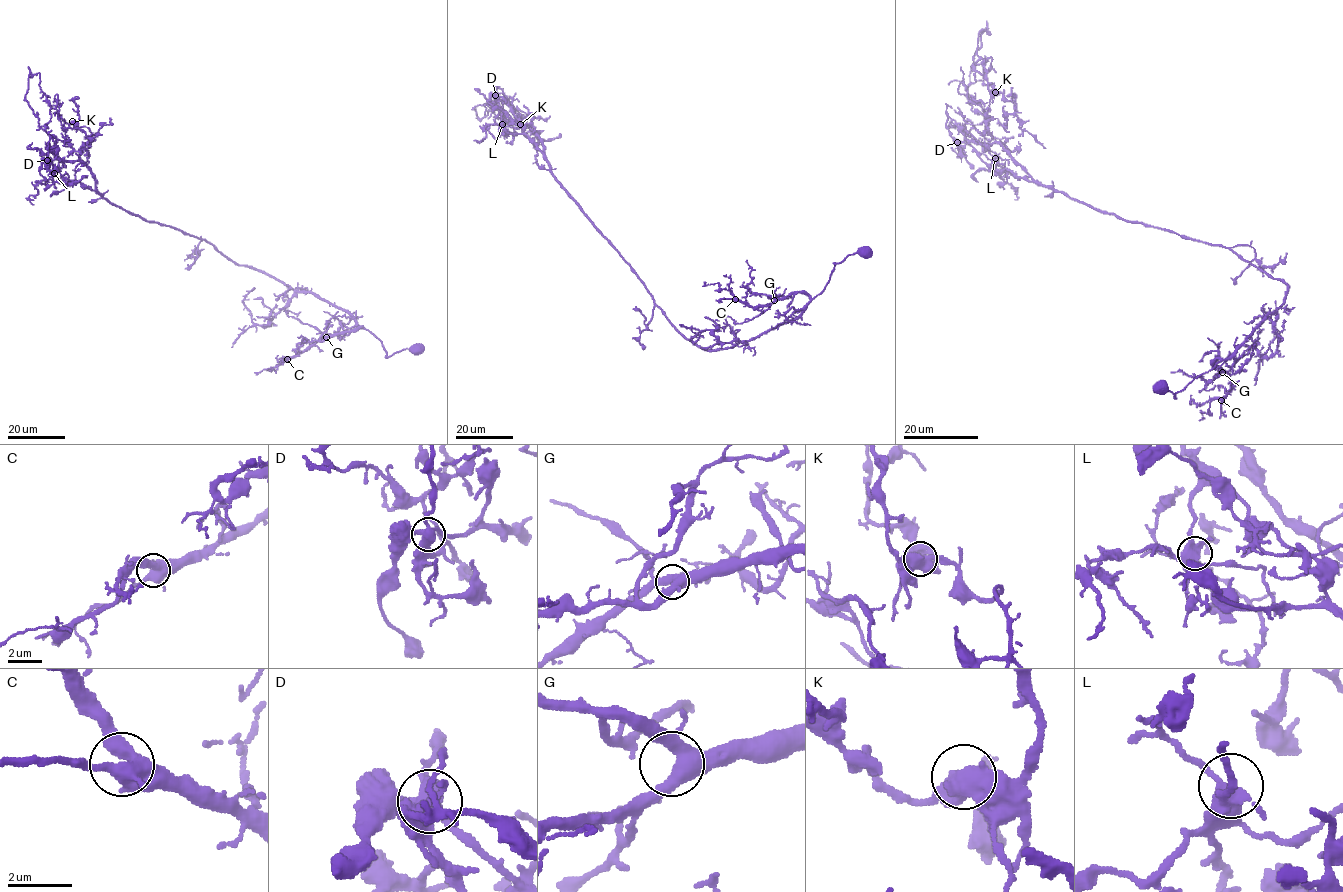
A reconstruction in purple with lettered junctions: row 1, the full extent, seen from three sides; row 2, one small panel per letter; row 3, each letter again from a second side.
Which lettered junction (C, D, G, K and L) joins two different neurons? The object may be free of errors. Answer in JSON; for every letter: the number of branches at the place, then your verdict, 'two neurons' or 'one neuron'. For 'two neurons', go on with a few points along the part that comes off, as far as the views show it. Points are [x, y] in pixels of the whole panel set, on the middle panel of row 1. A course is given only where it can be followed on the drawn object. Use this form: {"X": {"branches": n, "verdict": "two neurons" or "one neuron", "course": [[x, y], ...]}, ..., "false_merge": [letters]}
{"C": {"branches": 4, "verdict": "one neuron"}, "D": {"branches": 4, "verdict": "two neurons", "course": [[495, 95], [502, 118], [486, 103], [476, 114], [497, 109], [540, 140], [533, 163]]}, "G": {"branches": 4, "verdict": "one neuron"}, "K": {"branches": 4, "verdict": "one neuron"}, "L": {"branches": 4, "verdict": "one neuron"}, "false_merge": ["D"]}

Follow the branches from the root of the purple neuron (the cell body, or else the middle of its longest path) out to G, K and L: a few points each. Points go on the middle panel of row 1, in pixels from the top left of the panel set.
G: (864, 251), (858, 250), (839, 263), (834, 262), (829, 281), (815, 297), (793, 292), (774, 300)
K: (864, 251), (834, 262), (797, 317), (703, 349), (524, 128), (497, 100), (502, 118), (473, 108), (520, 124)
L: (864, 251), (834, 262), (797, 317), (732, 347), (703, 349), (655, 304), (524, 128), (506, 112), (502, 124)

